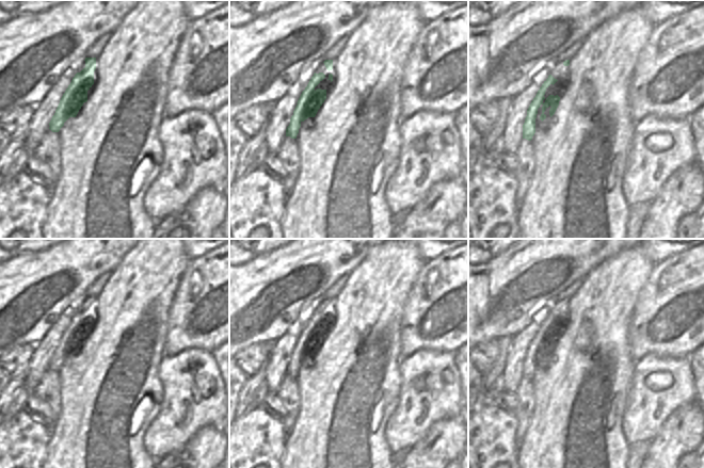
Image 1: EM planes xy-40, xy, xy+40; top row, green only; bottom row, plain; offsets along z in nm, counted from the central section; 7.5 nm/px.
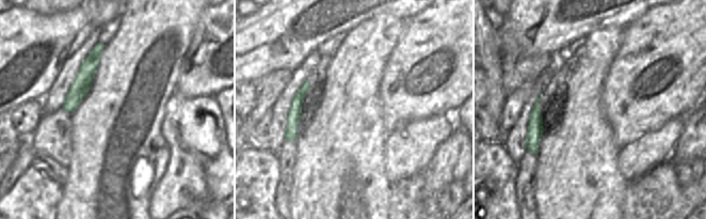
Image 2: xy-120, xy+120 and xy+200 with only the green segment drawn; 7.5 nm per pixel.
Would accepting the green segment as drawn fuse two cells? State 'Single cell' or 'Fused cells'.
Single cell.

